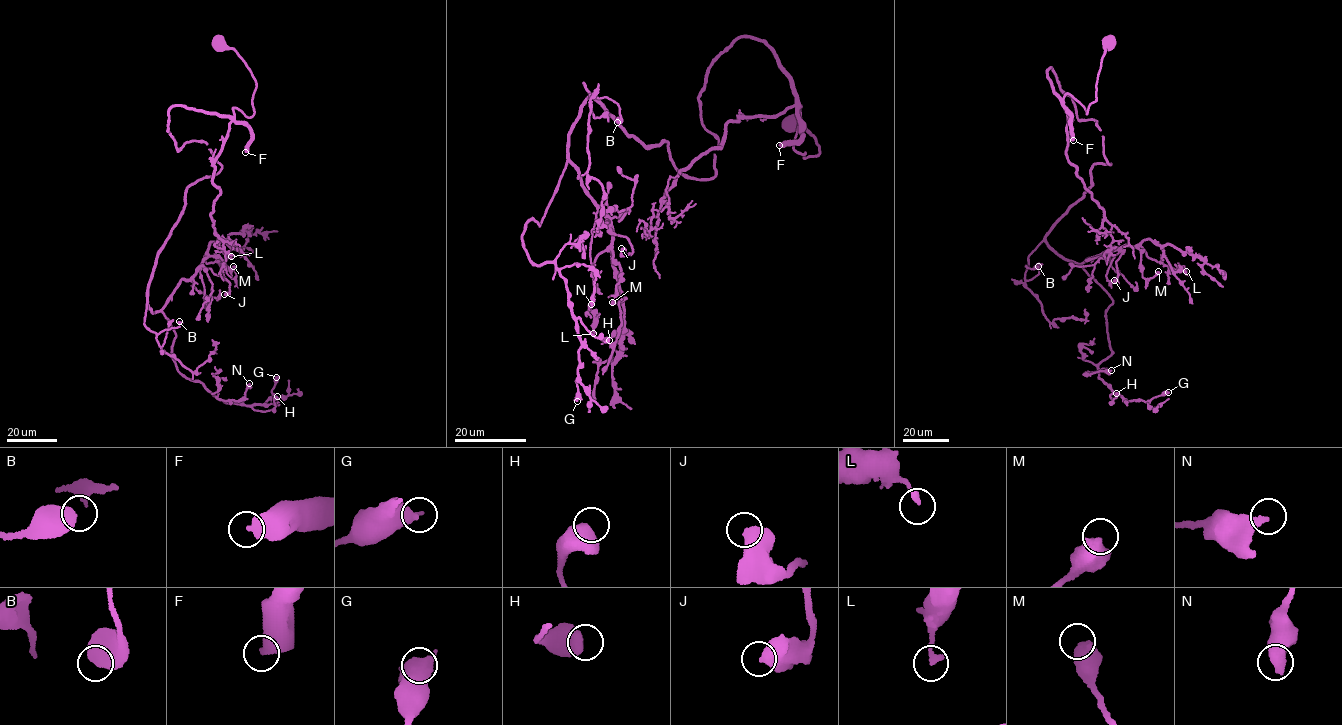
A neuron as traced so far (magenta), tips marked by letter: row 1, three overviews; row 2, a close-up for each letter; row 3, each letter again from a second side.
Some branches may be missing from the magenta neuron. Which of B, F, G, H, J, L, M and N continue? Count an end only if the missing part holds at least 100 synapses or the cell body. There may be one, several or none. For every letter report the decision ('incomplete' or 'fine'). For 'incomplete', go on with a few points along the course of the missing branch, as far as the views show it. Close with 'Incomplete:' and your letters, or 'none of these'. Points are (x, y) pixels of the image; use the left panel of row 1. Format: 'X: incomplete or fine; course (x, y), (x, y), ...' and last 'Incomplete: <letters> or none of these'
B: fine
F: incomplete; course (245, 152), (241, 178), (245, 190), (242, 198), (252, 240), (258, 249), (261, 248), (259, 260)
G: fine
H: fine
J: fine
L: fine
M: fine
N: fine
Incomplete: F

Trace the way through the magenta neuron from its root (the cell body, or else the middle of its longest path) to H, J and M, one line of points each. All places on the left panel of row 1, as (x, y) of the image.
H: (219, 43), (254, 113), (169, 108), (176, 149), (222, 168), (186, 188), (147, 304), (179, 372), (277, 396)
J: (219, 43), (254, 113), (169, 108), (176, 149), (222, 168), (186, 188), (147, 304), (200, 266), (224, 294)
M: (219, 43), (254, 113), (169, 108), (176, 149), (222, 168), (186, 188), (148, 306), (233, 266)

